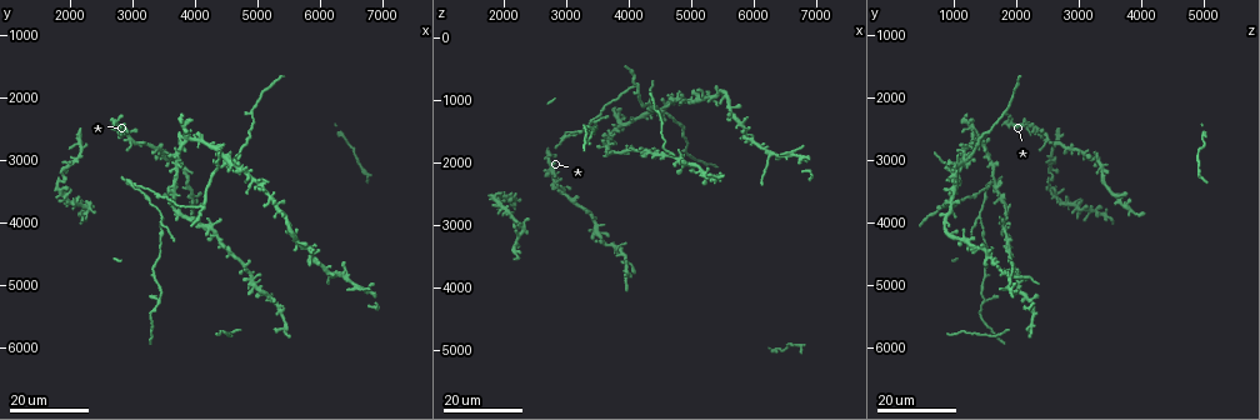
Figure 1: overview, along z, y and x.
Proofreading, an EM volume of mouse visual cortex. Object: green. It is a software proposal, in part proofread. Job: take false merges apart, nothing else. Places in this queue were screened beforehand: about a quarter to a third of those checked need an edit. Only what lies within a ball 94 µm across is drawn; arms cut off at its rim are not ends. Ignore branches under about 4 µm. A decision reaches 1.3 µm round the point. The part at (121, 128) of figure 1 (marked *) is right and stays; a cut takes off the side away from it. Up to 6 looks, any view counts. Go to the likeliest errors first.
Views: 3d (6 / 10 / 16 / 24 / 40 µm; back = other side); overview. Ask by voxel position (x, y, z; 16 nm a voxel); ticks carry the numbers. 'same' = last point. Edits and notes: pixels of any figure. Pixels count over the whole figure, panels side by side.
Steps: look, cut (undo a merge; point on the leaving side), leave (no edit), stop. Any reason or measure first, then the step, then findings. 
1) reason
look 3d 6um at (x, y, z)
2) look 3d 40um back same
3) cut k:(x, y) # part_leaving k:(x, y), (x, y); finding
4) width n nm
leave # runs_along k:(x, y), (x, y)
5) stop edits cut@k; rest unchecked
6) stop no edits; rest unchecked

thin arm on a thick one
look 3d 24um at (4300, 3200, 1100)

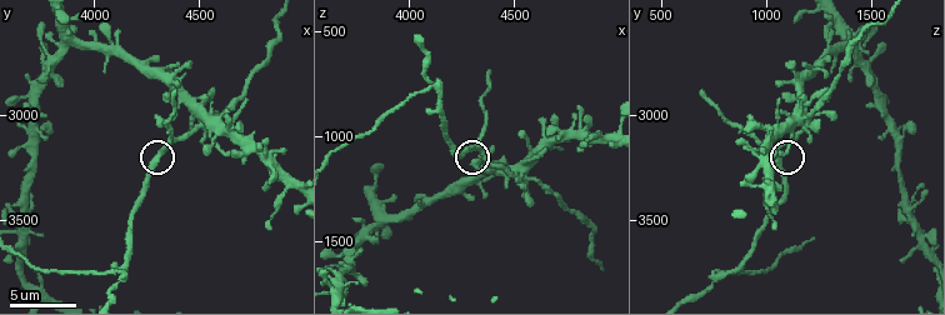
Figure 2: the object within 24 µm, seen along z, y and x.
look 3d 10um at (4340, 3160, 1040)

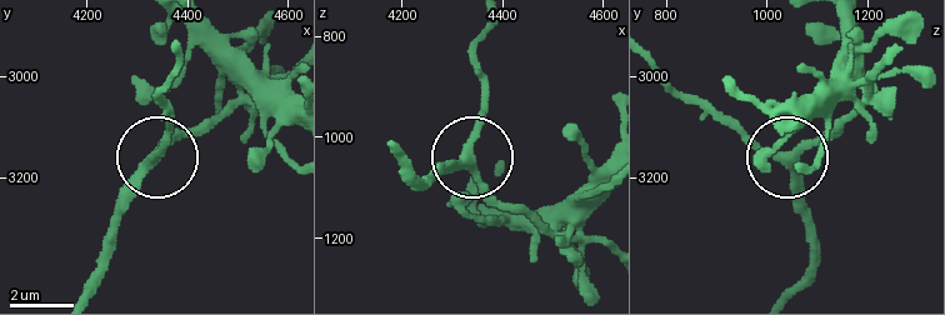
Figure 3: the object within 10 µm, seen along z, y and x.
side_arm 7 um
leave # runs_along 3:(393, 145), (425, 183), (456, 169), (470, 158), (481, 96); one cell here

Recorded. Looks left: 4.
looks like a crossing
look 3d 16um at (3000, 2700, 2500)

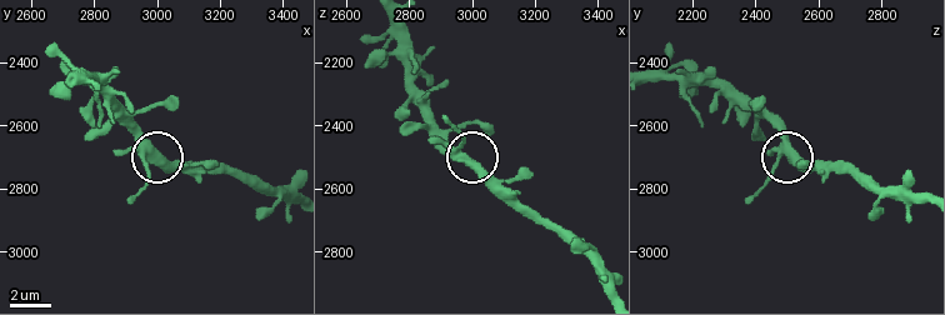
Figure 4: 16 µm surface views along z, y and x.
look 3d 10um at (2960, 2690, 2480)

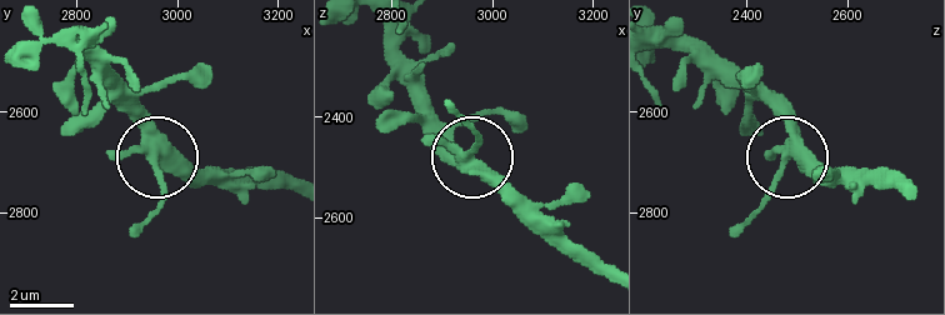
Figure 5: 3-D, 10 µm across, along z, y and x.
arms 4
leave # runs_along 5:(64, 40), (144, 120), (160, 150), (214, 169); all the same cell

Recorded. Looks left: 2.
three-way junction
look 3d 6um at (4140, 3770, 760)

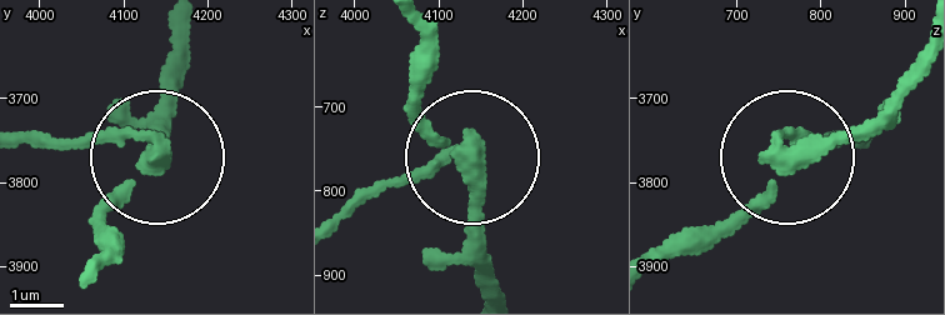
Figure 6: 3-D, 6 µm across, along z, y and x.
arms 3
cut 6:(88, 134) # part_leaving 6:(476, 139), (346, 205); two cells meet here

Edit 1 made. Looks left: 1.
stop edits cut@6; rest unchecked

